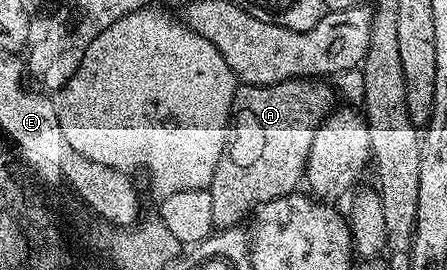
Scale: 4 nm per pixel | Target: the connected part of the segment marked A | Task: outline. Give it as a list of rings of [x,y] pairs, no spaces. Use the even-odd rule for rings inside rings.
[[[297,79],[277,85],[244,85],[237,88],[236,98],[232,100],[228,142],[224,144],[216,174],[208,188],[212,199],[213,223],[217,230],[239,226],[240,220],[244,216],[247,218],[259,205],[279,197],[287,197],[289,193],[301,188],[316,129],[333,108],[333,90],[324,84],[320,79]]]

